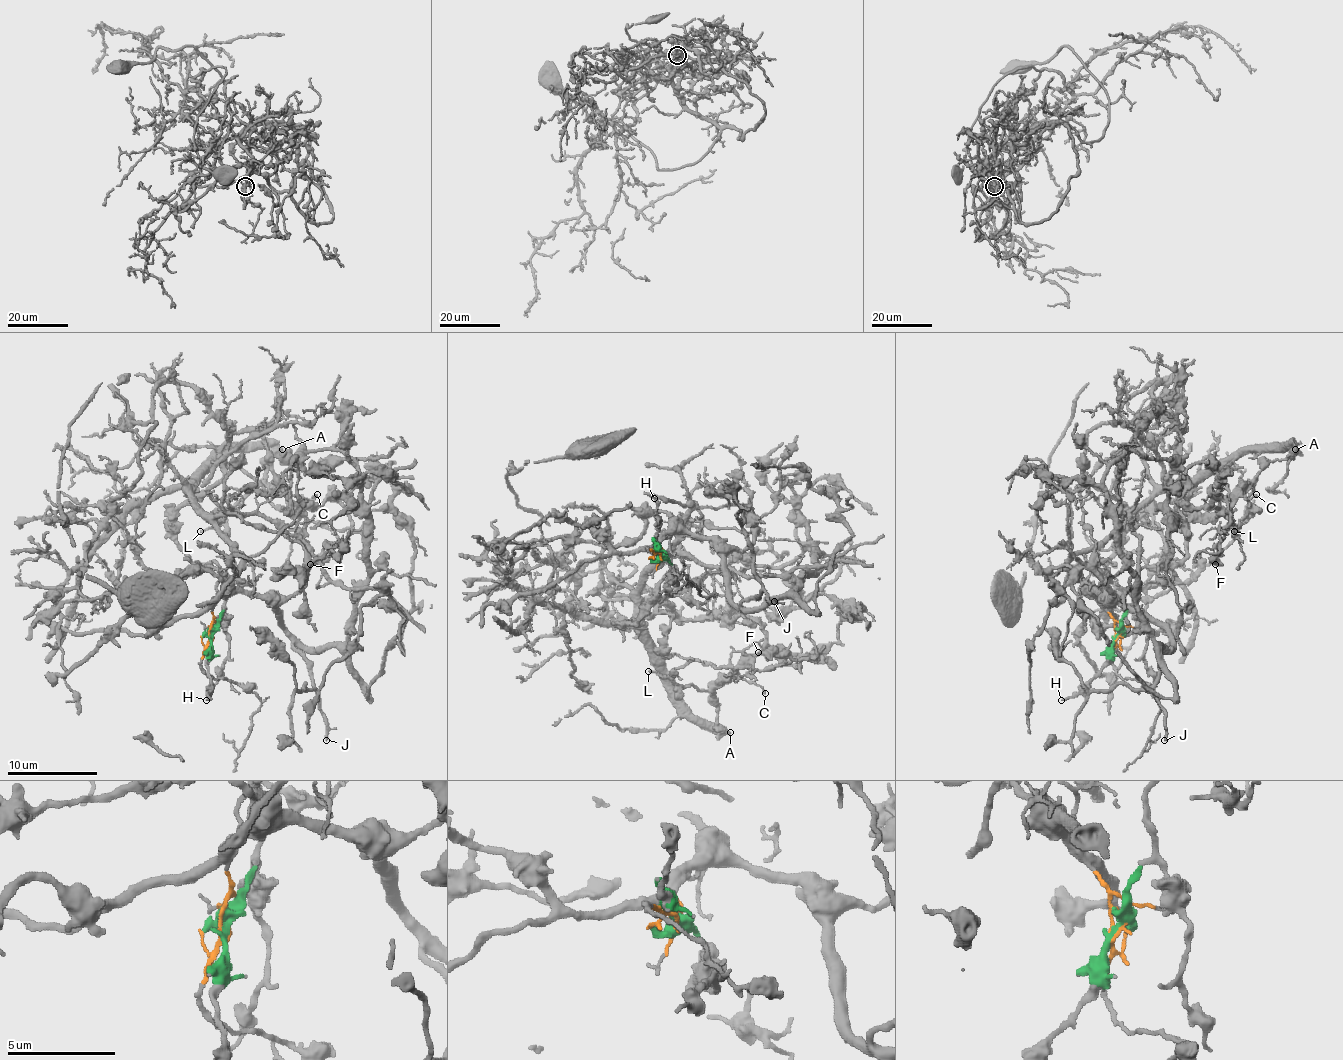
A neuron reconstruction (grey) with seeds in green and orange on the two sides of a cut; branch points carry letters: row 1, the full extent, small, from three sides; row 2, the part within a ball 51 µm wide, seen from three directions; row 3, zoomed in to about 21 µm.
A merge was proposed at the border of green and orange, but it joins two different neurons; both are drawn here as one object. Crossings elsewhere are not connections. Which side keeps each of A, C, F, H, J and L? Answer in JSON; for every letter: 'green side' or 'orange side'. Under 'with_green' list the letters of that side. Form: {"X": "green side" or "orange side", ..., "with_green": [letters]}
{"A": "green side", "C": "green side", "F": "green side", "H": "green side", "J": "orange side", "L": "green side", "with_green": ["A", "C", "F", "H", "L"]}

